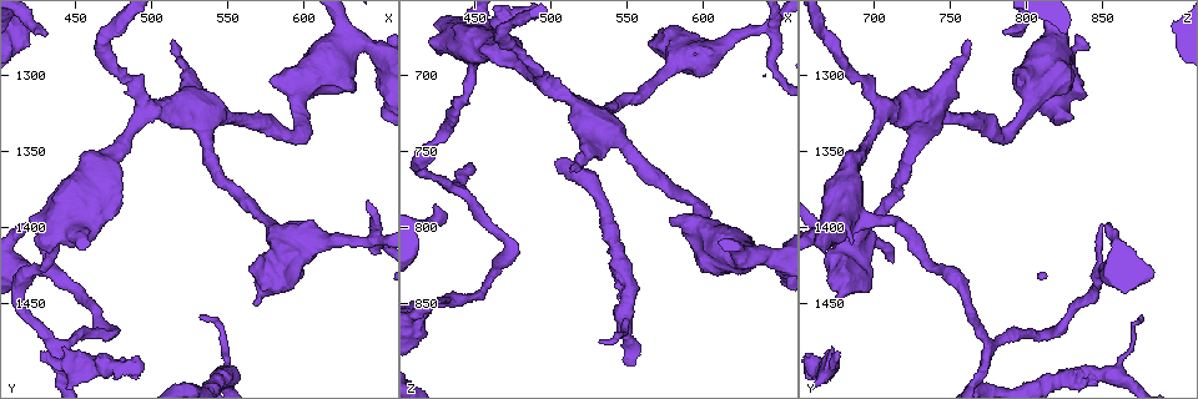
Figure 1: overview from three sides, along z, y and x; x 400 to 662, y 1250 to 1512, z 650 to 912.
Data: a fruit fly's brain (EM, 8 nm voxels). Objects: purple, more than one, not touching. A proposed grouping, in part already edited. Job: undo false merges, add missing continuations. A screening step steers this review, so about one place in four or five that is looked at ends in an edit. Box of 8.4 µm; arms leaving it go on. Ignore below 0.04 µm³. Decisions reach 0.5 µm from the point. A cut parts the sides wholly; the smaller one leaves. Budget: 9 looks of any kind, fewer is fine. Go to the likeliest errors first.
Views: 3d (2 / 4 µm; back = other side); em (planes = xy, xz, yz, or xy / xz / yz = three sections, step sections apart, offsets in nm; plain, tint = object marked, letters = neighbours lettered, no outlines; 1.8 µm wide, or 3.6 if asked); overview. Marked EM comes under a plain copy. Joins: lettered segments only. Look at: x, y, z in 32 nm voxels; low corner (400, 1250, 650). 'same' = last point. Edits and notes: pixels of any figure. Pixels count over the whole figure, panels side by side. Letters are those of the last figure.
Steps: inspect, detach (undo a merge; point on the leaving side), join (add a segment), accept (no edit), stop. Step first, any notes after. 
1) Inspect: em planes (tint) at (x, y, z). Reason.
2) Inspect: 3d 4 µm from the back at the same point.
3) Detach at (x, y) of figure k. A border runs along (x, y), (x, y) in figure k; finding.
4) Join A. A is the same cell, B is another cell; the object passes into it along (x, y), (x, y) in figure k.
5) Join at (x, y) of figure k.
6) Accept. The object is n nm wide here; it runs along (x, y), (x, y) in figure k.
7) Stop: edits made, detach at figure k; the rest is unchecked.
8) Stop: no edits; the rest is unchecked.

Inspect: 3d 4 µm at (422, 1274, 786). Branch stops here.

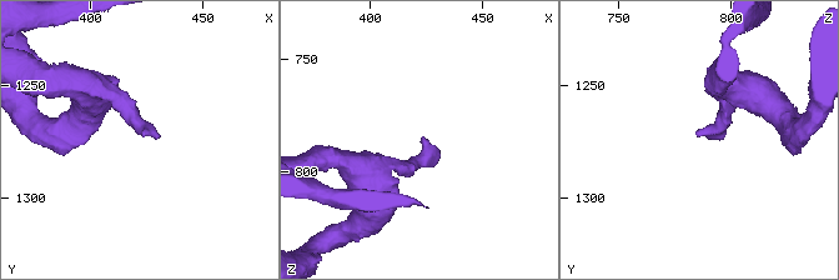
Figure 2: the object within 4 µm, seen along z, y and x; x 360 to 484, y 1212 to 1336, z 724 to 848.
Inspect: em xz step 8 (letters) at (424, 1273, 786). Now the EM.

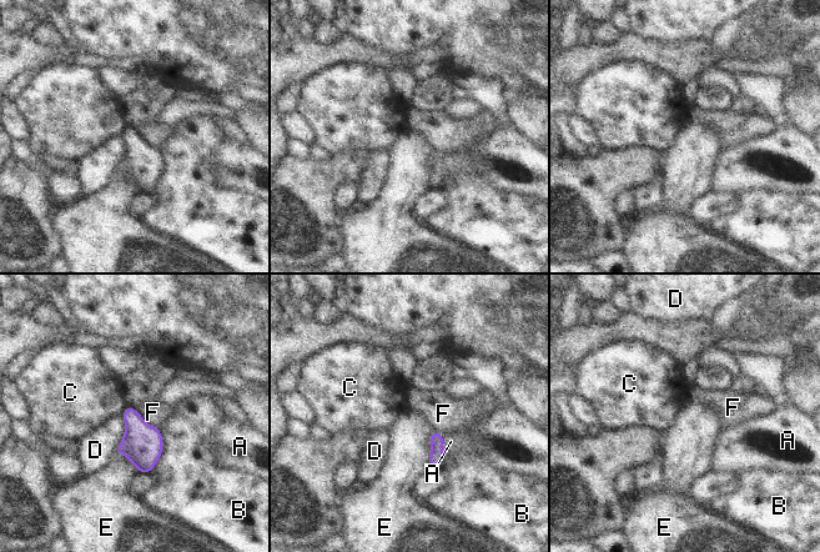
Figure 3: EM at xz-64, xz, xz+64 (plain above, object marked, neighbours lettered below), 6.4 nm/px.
Accept. The object is 190 nm wide here; A, B, C, D, E and F are other cells; a border runs along (433, 431), (429, 437), (428, 468) in figure 3; no lettered segment goes on from it.

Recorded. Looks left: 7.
Inspect: em yz step 16 (tint) at (644, 1410, 668). Sharp bend.

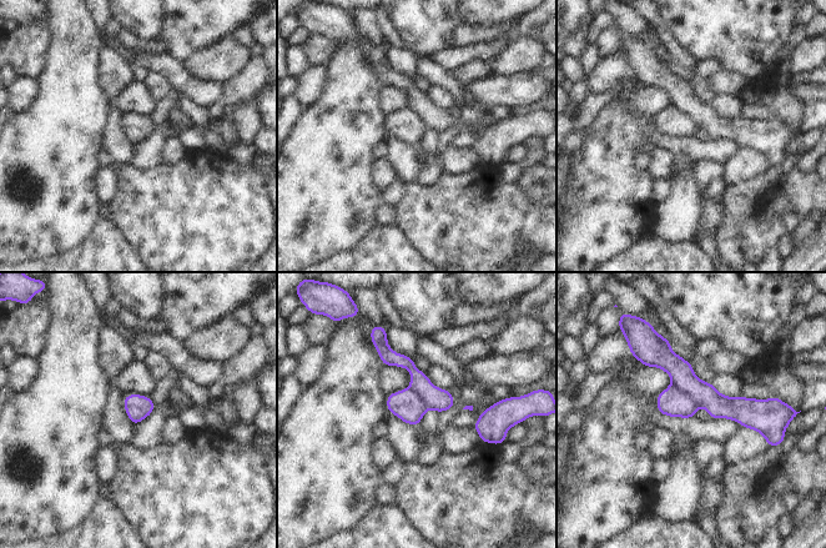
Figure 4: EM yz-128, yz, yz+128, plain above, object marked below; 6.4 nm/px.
Inspect: em planes (letters) at the same point. Another direction.

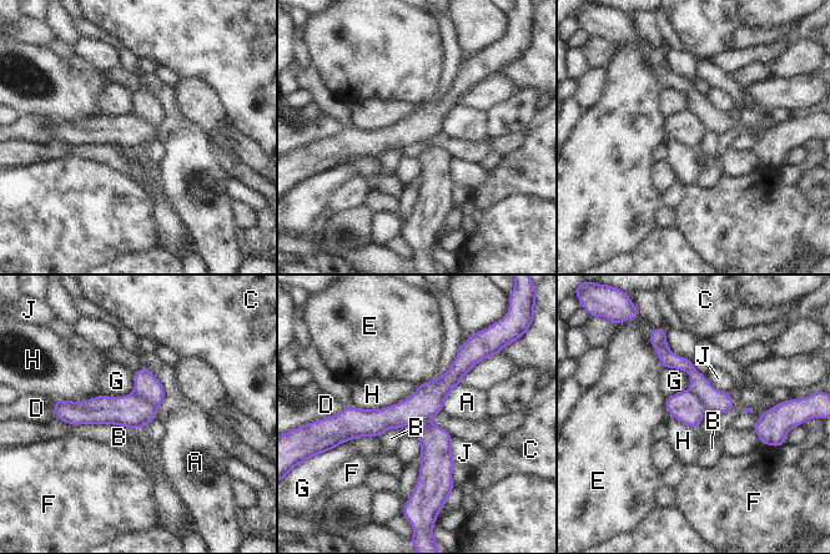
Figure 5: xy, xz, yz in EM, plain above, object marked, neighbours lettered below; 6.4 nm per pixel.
Accept. The object is 200 nm wide here; A, B, C, D, E, F, G, H and J are other cells; a border runs along (71, 424), (119, 424), (135, 429) in figure 5; all the same cell.

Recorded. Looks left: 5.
Inspect: em 3.6 µm xz step 8 (letters) at (428, 1482, 676).

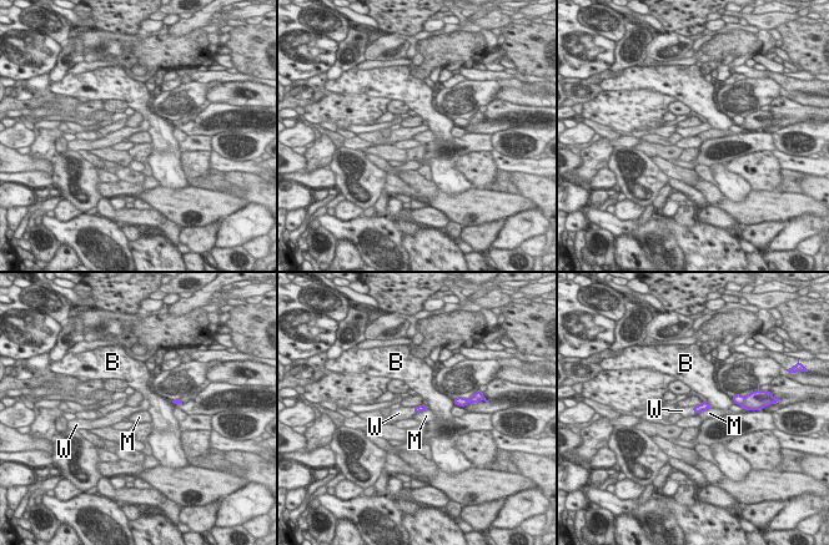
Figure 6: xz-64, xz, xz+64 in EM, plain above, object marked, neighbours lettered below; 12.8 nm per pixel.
Join W. The object is 90 nm wide here; W is the same cell, B and M are other cells; the object passes into it along (704, 405), (693, 410), (686, 412) in figure 6; the cell continues.

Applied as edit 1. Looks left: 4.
Inspect: overview. Redraw.

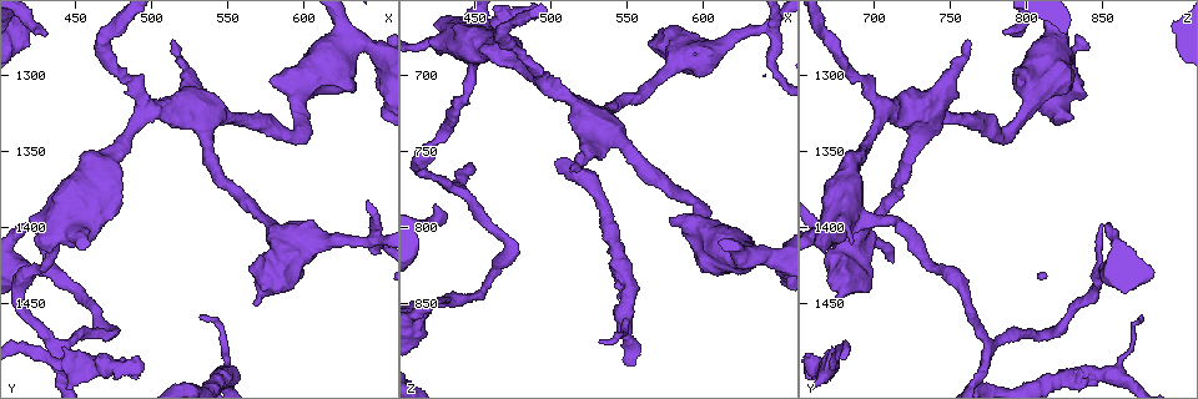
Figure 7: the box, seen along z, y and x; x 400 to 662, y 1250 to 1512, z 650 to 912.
Inspect: em planes (letters) at (532, 1456, 874). Thin end.

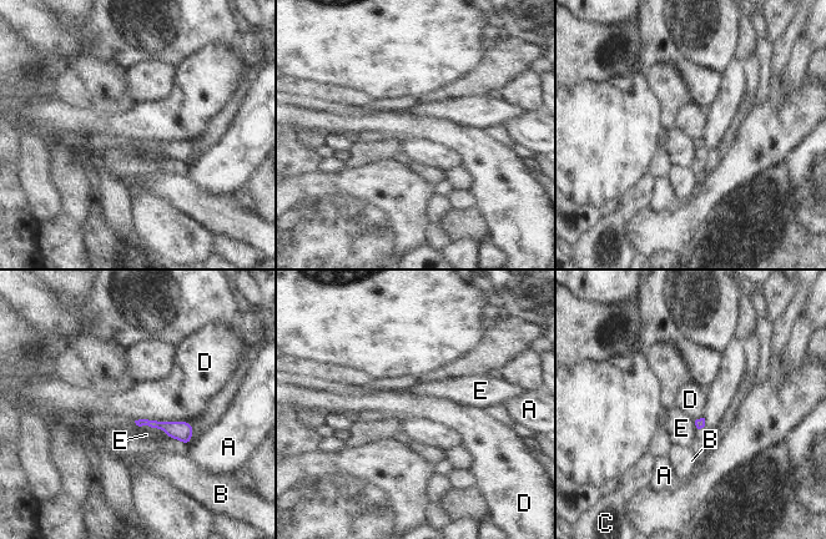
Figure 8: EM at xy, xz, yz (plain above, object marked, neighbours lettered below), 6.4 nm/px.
Accept. A, B, C, D and E are other cells; a border runs along (135, 419), (189, 422) in figure 8; none of them fits.

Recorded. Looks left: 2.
Stop: edits made, join at figure 6; the rest is unchecked.

